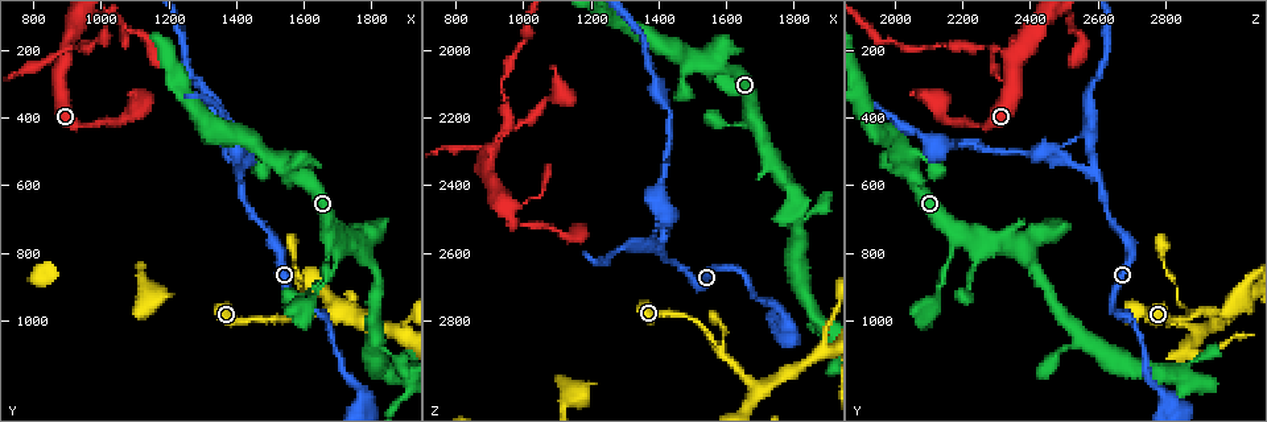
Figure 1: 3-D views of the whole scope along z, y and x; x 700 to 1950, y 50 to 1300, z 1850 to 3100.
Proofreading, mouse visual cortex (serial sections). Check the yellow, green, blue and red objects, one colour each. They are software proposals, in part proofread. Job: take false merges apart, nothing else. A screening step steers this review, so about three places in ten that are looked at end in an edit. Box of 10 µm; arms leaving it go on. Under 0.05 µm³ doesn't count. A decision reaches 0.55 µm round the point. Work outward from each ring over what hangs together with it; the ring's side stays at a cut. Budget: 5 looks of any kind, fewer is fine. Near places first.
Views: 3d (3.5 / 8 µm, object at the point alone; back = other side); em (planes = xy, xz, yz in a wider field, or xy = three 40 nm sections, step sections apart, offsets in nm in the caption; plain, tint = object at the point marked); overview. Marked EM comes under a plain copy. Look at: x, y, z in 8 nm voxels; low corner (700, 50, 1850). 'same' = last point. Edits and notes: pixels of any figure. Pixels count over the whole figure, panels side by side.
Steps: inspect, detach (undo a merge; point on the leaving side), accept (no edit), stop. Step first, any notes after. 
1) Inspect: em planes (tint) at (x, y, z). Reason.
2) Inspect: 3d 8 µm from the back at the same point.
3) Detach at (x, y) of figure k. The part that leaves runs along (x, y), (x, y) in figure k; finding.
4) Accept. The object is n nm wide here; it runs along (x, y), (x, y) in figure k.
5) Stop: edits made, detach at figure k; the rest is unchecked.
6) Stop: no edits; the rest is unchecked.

Inspect: 3d 3.5 µm at (890, 230, 2340). Small branch off a trunk.

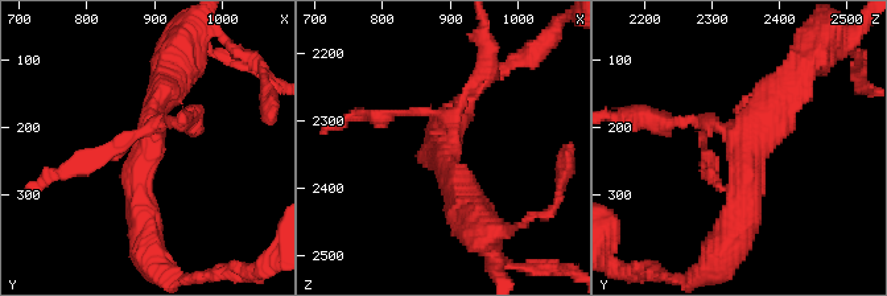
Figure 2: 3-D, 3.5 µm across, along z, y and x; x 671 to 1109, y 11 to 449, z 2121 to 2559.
Inspect: em xy step 2 (tint) at (890, 220, 2345). Need the tissue.

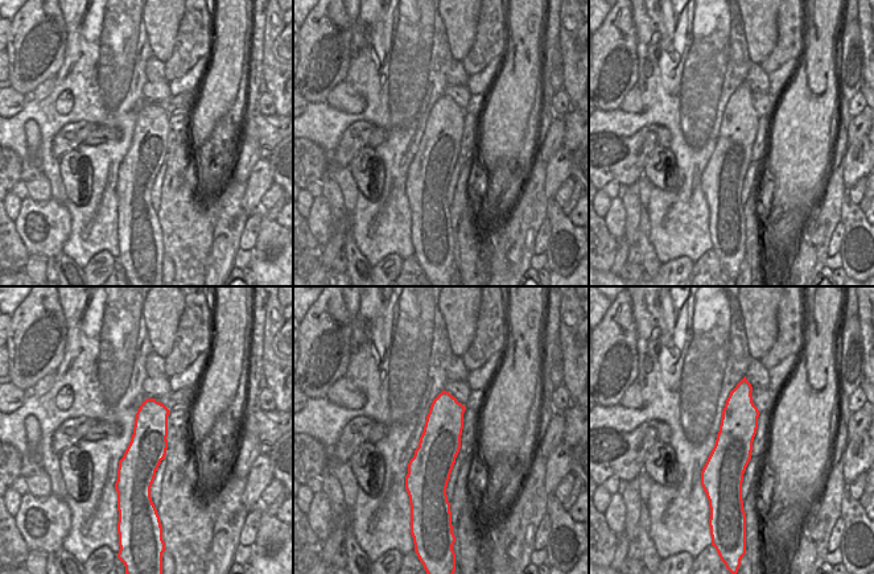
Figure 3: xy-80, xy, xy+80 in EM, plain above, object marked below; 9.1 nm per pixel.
Inspect: em xy step 5 (tint) at the same point. Another direction.

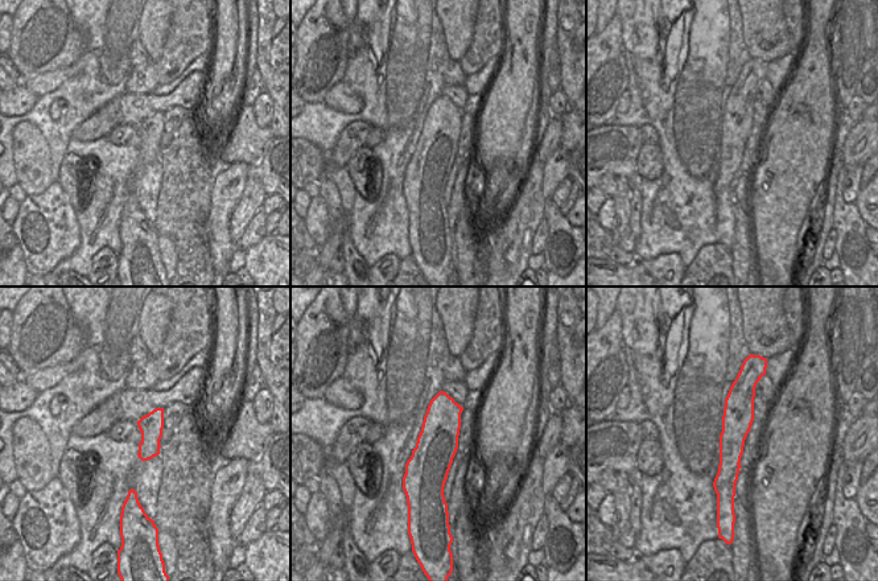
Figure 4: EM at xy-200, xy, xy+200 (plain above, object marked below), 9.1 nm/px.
Detach at (114, 148) of figure 2. Two cells meet here.

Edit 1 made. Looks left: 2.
Inspect: 3d 3.5 µm at (1590, 980, 2890). Branch point.

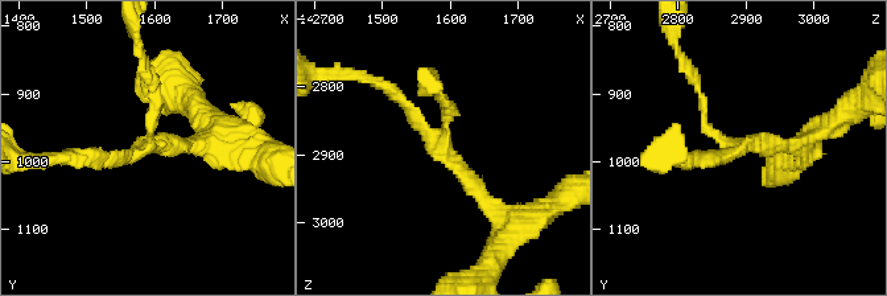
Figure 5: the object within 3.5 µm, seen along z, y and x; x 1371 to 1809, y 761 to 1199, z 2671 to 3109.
Accept. It runs along (375, 82), (496, 206) in figure 5; all the same cell.

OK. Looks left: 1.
Stop: edits made, detach at figure 2; the rest is unchecked.

